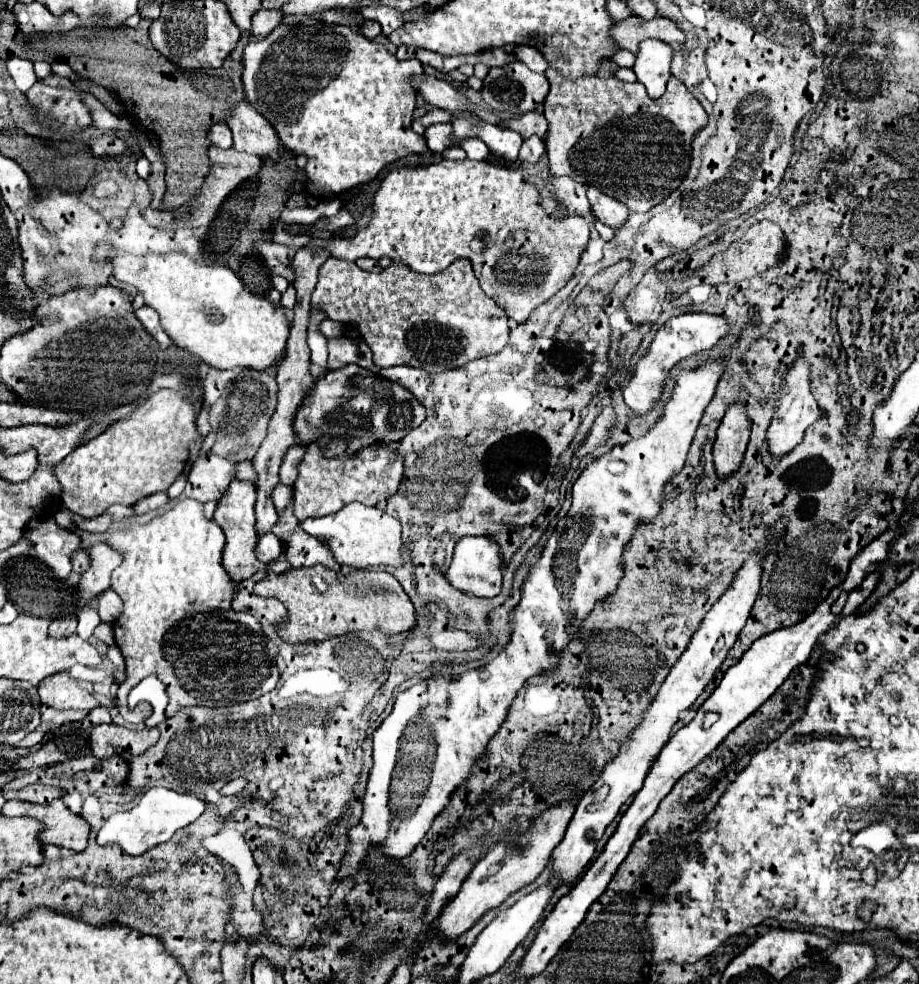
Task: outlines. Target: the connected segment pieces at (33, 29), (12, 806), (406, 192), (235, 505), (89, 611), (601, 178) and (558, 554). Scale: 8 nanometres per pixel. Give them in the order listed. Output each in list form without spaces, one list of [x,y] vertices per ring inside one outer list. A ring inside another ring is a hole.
[[[34,1],[30,5],[16,3],[14,5],[16,23],[24,33],[52,33],[52,31],[70,31],[80,25],[80,19],[74,13],[66,13],[64,17],[52,17],[50,11]]]
[[[54,799],[50,805],[34,805],[26,801],[8,801],[2,809],[6,817],[34,817],[46,823],[46,831],[40,833],[44,843],[54,843],[58,847],[66,847],[72,851],[84,851],[88,843],[90,825],[76,813],[72,813],[62,799]]]
[[[444,159],[442,163],[430,167],[394,169],[386,175],[374,197],[374,215],[366,229],[358,231],[352,238],[314,239],[304,247],[324,248],[332,253],[332,257],[346,261],[356,261],[358,257],[382,259],[386,255],[392,261],[402,261],[418,273],[426,275],[444,271],[456,259],[468,259],[472,261],[474,273],[486,295],[492,297],[510,319],[524,323],[536,307],[546,303],[570,281],[588,243],[588,235],[590,229],[582,217],[548,217],[546,211],[538,205],[536,187],[524,183],[520,169],[504,169],[488,161]],[[510,233],[514,237],[514,247],[504,253],[502,245]],[[472,239],[484,241],[486,249],[482,253],[474,253],[470,249]]]
[[[232,481],[232,485],[228,487],[228,493],[224,493],[224,497],[220,497],[216,511],[214,511],[214,521],[222,527],[222,531],[226,535],[222,565],[236,583],[256,575],[260,569],[266,569],[266,565],[262,561],[256,561],[256,553],[254,553],[256,537],[258,537],[254,503],[256,503],[256,485],[250,481]]]
[[[84,607],[80,609],[78,613],[78,635],[88,641],[96,629],[96,625],[100,623],[100,617],[98,617],[98,611],[94,607]]]
[[[548,67],[550,81],[544,113],[550,123],[546,153],[550,175],[568,175],[582,185],[592,185],[618,199],[630,211],[646,213],[676,191],[692,161],[692,139],[708,125],[708,115],[686,85],[672,77],[660,99],[650,99],[642,83],[624,83],[616,77],[564,79]],[[638,117],[662,117],[664,121],[638,121]]]
[[[722,359],[722,361],[708,363],[708,365],[704,365],[704,367],[698,367],[696,371],[682,371],[680,377],[678,377],[678,385],[676,385],[676,389],[674,389],[670,401],[666,403],[666,411],[664,411],[662,419],[656,421],[654,429],[648,431],[648,435],[644,435],[644,437],[640,437],[640,439],[634,439],[634,441],[630,441],[630,443],[626,443],[626,445],[618,445],[618,447],[614,447],[610,453],[606,453],[604,457],[596,459],[594,463],[590,463],[590,465],[582,471],[582,475],[580,475],[578,481],[574,483],[574,491],[572,491],[572,507],[570,507],[568,515],[566,515],[564,519],[560,519],[560,523],[558,523],[554,535],[548,539],[548,545],[546,545],[542,557],[540,557],[538,563],[532,567],[530,577],[526,579],[526,583],[524,583],[524,587],[522,587],[522,599],[520,599],[518,607],[510,613],[510,617],[512,617],[512,639],[510,639],[510,643],[506,645],[506,649],[504,649],[494,661],[490,661],[486,667],[480,667],[480,669],[468,671],[468,673],[460,675],[458,679],[454,679],[454,681],[450,681],[448,677],[432,677],[432,679],[428,679],[428,681],[424,681],[424,683],[416,683],[414,687],[410,687],[408,691],[402,691],[402,693],[396,697],[396,703],[394,703],[392,713],[382,721],[382,725],[380,725],[380,727],[374,731],[374,735],[372,735],[372,745],[374,745],[374,769],[372,769],[372,773],[370,773],[368,789],[366,789],[364,801],[362,801],[362,819],[360,819],[358,825],[352,827],[350,833],[348,833],[348,845],[346,845],[346,853],[344,853],[342,861],[340,861],[340,869],[338,869],[338,873],[336,873],[336,881],[344,881],[344,879],[356,875],[356,873],[360,871],[360,863],[362,863],[362,859],[368,855],[368,851],[370,851],[372,847],[380,847],[382,853],[384,853],[388,859],[404,859],[404,857],[408,857],[408,855],[416,849],[416,845],[424,839],[424,835],[426,835],[428,829],[432,827],[432,821],[434,821],[434,819],[444,811],[444,807],[448,805],[452,793],[454,793],[456,789],[460,789],[460,787],[466,785],[468,777],[472,775],[472,765],[476,765],[476,761],[480,761],[480,759],[484,757],[486,747],[488,747],[488,741],[496,735],[496,731],[500,729],[502,721],[506,719],[508,709],[510,709],[510,705],[512,705],[512,701],[514,701],[518,689],[520,689],[520,687],[522,687],[532,675],[542,675],[544,671],[554,669],[554,667],[558,665],[558,657],[560,657],[560,653],[564,653],[566,647],[568,647],[568,643],[572,641],[572,637],[568,637],[568,635],[570,635],[570,633],[576,633],[576,631],[580,629],[580,625],[584,623],[584,619],[588,617],[588,613],[594,609],[594,603],[596,603],[596,601],[602,601],[604,597],[608,597],[608,595],[612,595],[612,593],[616,593],[618,583],[620,583],[620,579],[624,577],[624,561],[622,561],[624,545],[628,545],[628,541],[632,539],[632,533],[636,531],[638,525],[642,525],[642,523],[650,523],[650,521],[654,521],[654,517],[658,517],[658,513],[660,513],[660,505],[662,505],[662,499],[664,499],[664,485],[666,485],[668,481],[672,481],[672,477],[676,477],[676,473],[684,467],[686,453],[688,453],[688,449],[690,449],[692,437],[694,437],[694,433],[696,433],[696,427],[698,427],[698,423],[700,423],[700,417],[702,417],[706,405],[710,403],[710,399],[712,399],[712,395],[714,395],[714,389],[716,389],[716,383],[718,383],[718,379],[720,379],[720,375],[722,375],[722,371],[724,371],[724,365],[726,365],[726,361]]]

